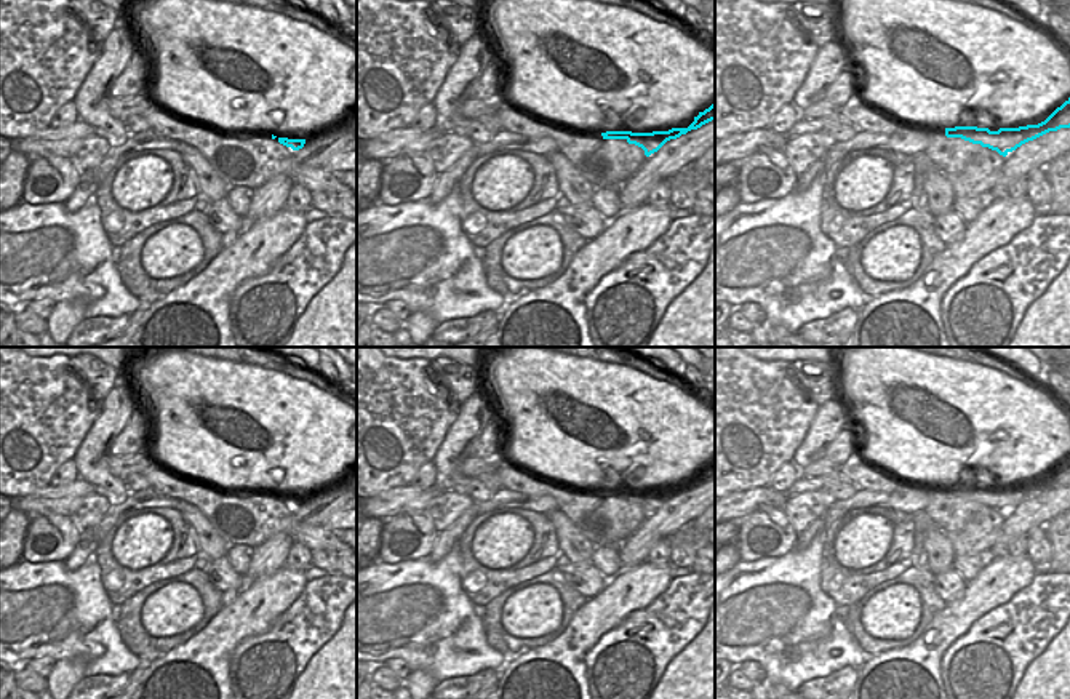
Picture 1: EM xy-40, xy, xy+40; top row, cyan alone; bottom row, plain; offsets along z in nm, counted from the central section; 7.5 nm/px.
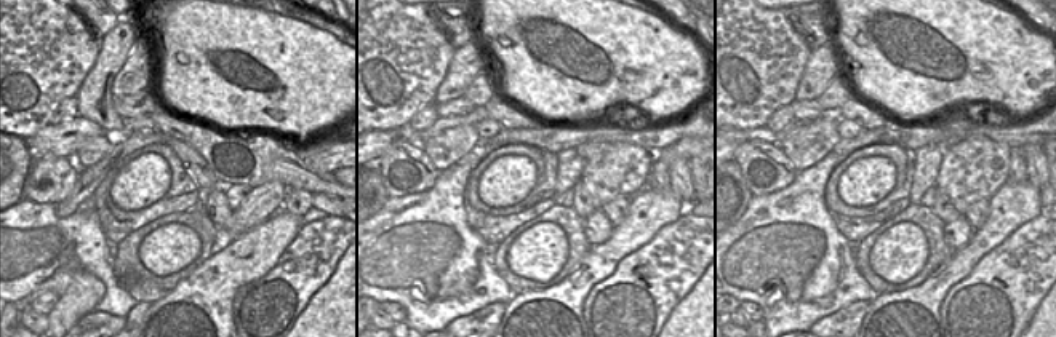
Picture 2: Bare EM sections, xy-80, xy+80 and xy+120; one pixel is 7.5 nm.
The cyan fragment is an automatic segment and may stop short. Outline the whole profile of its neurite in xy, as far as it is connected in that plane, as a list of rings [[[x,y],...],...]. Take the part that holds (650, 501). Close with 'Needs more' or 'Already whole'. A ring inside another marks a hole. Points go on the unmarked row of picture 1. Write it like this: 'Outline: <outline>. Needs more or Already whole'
Outline: [[[715,461],[704,470],[699,470],[699,473],[694,475],[694,480],[688,486],[672,486],[669,489],[653,491],[606,489],[601,491],[601,494],[603,497],[625,497],[629,502],[641,505],[645,513],[649,515],[651,512],[657,510],[667,499],[677,497],[691,488],[697,488],[712,478],[715,478]]]. Already whole.

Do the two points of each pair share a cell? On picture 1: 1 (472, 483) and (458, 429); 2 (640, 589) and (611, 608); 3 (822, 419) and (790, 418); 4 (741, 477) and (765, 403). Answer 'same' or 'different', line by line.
1: same
2: same
3: different
4: same

